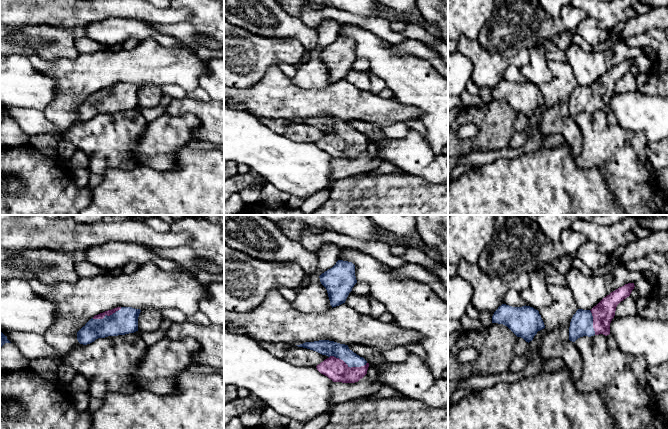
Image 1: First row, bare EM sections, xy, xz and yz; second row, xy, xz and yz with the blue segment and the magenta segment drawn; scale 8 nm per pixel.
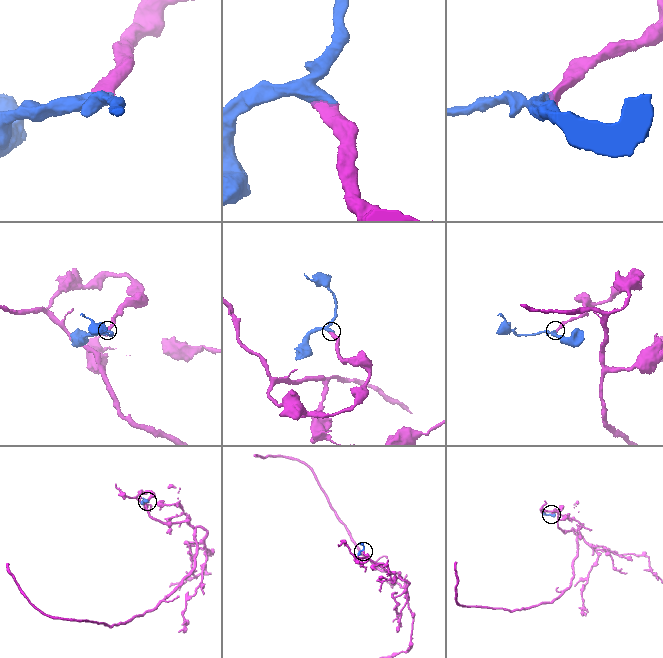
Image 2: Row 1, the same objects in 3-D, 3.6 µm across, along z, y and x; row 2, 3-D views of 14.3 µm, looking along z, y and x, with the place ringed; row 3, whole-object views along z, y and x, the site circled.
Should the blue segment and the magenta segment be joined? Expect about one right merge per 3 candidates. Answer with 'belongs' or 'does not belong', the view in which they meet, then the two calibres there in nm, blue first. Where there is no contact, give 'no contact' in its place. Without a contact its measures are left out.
belongs | xz | 130/180 nm

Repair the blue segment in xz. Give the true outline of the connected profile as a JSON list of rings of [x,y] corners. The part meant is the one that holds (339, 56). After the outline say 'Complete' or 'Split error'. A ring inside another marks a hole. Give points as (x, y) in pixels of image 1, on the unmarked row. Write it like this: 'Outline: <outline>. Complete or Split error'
Outline: [[[338,36],[332,44],[322,49],[319,54],[327,66],[332,84],[345,79],[349,69],[357,59],[355,41],[343,36]]]. Complete

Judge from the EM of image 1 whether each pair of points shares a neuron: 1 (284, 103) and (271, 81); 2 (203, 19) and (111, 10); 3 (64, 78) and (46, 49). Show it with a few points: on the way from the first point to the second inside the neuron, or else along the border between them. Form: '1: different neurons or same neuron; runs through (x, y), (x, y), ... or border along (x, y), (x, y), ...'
1: same neuron; runs through (279, 98), (276, 95), (275, 86)
2: different neurons; border along (192, 11), (190, 18), (168, 24)
3: different neurons; border along (77, 55), (74, 57), (57, 58), (51, 61)

